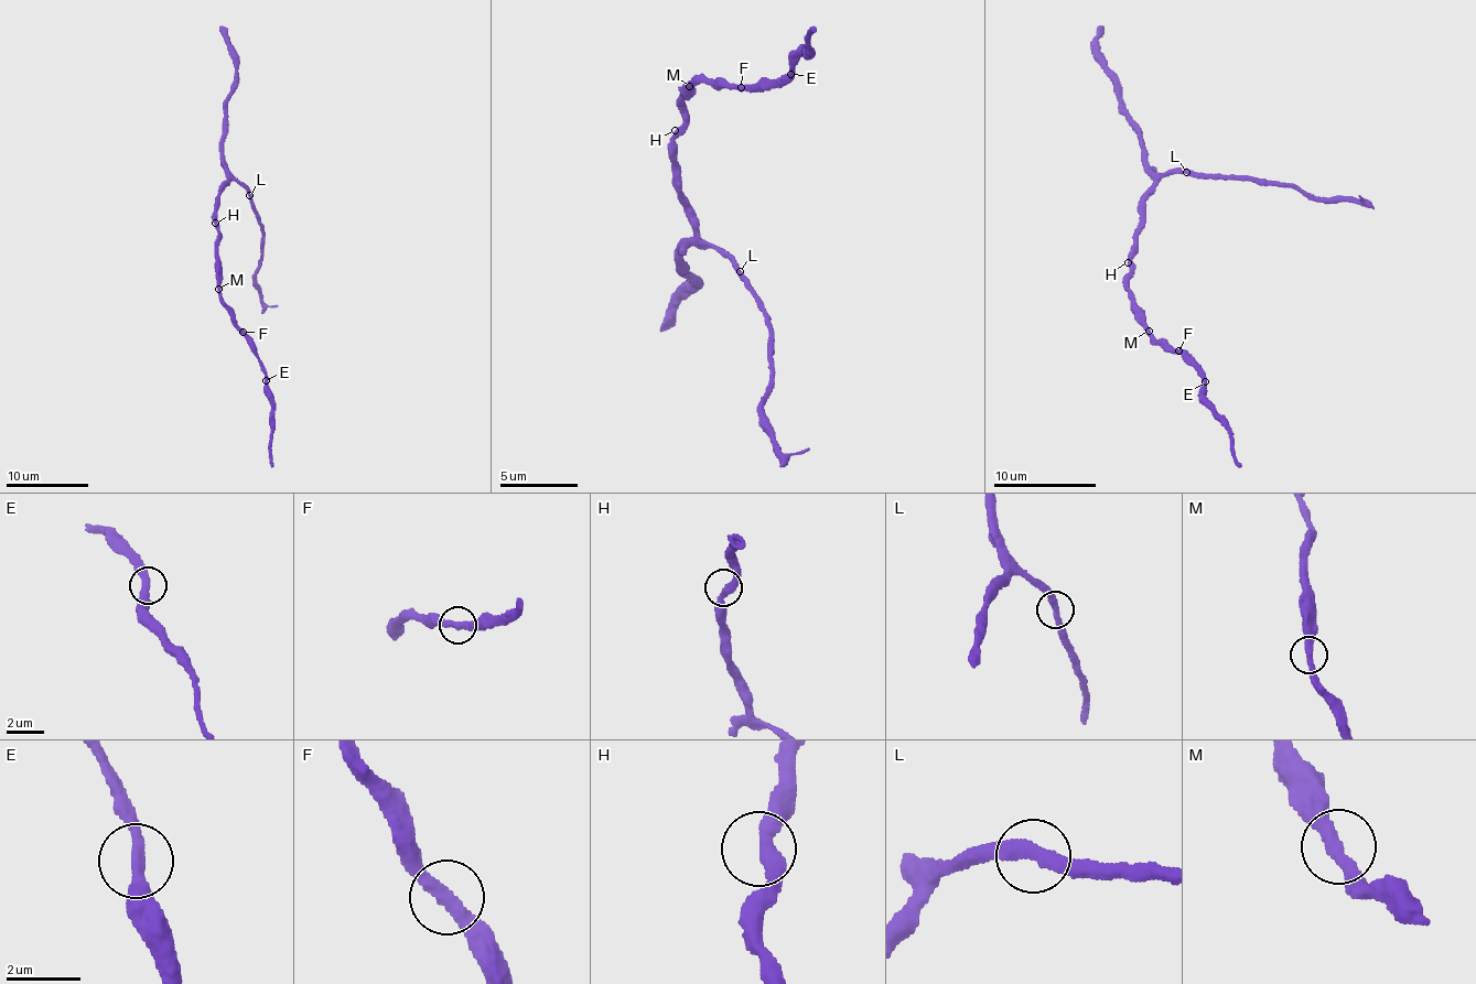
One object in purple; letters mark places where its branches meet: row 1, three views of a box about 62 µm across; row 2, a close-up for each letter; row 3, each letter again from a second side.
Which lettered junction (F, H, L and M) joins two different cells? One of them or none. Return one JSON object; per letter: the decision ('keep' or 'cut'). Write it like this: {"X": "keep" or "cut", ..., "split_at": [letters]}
{"F": "keep", "H": "keep", "L": "keep", "M": "keep", "split_at": []}

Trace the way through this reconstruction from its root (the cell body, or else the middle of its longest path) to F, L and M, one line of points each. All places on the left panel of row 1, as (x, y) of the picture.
F: (217, 224), (216, 284), (223, 302), (241, 331)
L: (217, 224), (215, 203), (218, 186), (235, 181), (249, 195)
M: (217, 224), (218, 289)

